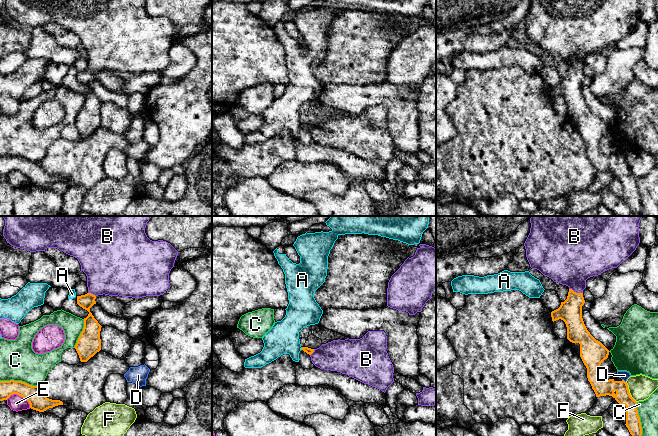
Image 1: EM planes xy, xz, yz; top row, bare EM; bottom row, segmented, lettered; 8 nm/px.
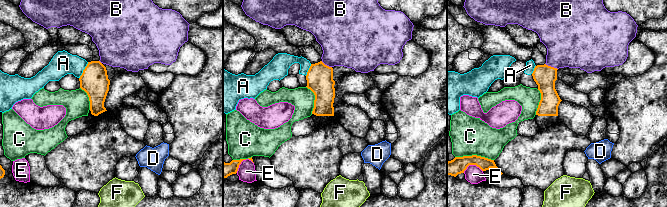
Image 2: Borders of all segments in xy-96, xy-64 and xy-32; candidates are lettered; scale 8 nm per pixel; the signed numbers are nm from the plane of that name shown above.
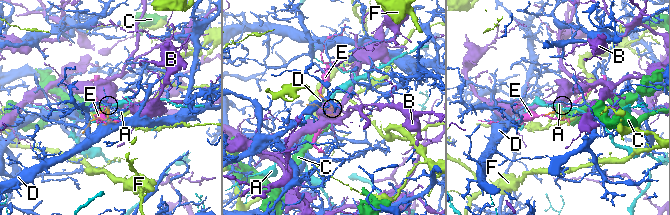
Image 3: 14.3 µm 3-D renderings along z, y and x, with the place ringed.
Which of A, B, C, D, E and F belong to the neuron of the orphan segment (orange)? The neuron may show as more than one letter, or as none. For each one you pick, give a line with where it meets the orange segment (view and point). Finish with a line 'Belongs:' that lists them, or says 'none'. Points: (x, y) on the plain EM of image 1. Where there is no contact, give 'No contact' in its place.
B: Touches orange at yz (575, 68)
Belongs: B

